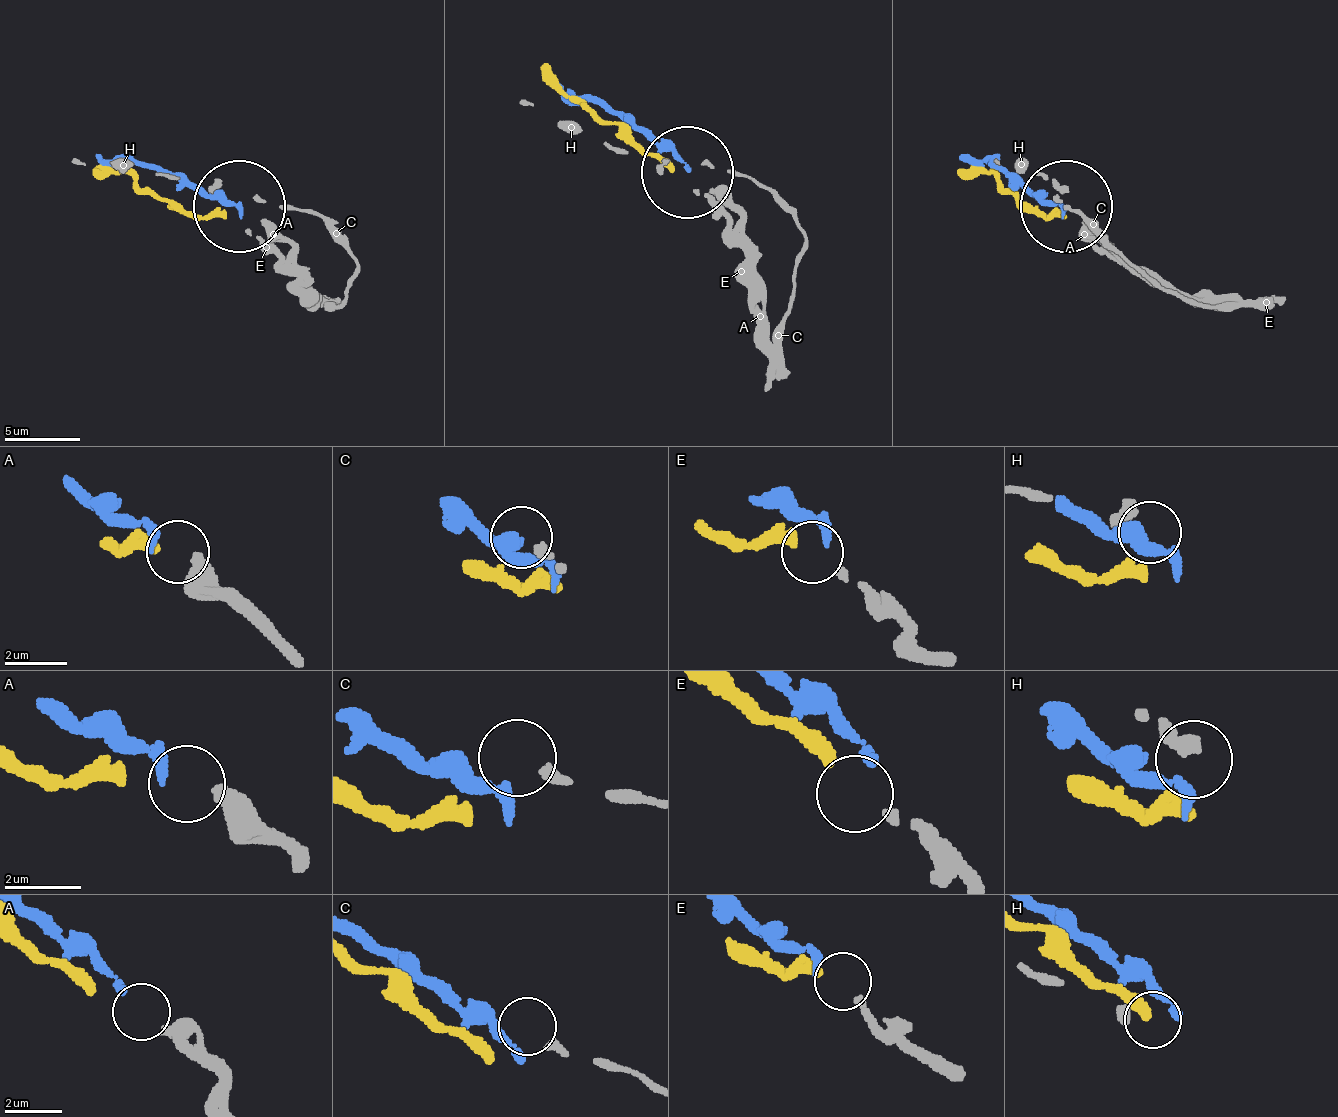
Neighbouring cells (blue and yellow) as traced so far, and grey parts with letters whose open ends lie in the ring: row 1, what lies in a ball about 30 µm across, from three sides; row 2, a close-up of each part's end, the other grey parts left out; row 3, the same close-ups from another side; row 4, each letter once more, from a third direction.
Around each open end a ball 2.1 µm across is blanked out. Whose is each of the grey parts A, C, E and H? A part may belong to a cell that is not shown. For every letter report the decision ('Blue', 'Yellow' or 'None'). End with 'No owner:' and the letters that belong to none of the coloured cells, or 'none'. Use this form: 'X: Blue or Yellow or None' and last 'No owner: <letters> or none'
A: Blue
C: None
E: Yellow
H: None
No owner: C, H

